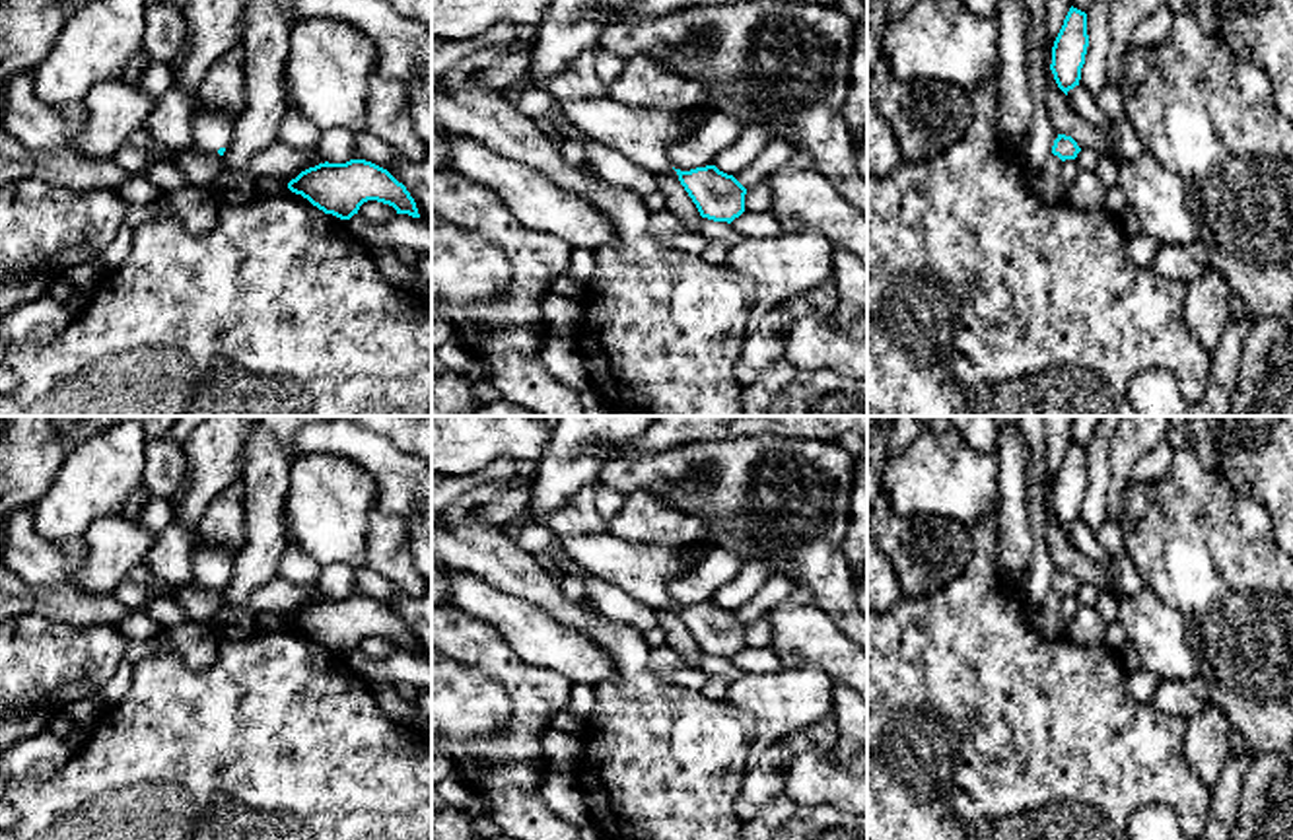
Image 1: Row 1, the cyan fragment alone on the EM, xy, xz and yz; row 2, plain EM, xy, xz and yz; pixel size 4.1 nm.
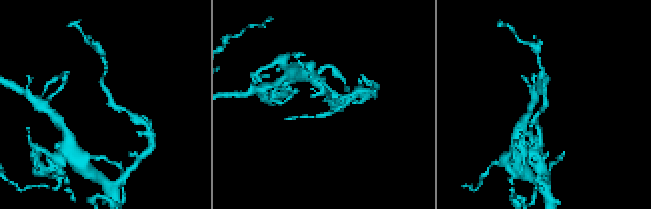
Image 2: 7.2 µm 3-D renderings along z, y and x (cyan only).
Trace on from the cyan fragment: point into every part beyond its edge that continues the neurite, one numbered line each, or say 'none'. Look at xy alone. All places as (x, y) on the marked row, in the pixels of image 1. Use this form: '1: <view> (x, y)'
1: xy (212, 129)

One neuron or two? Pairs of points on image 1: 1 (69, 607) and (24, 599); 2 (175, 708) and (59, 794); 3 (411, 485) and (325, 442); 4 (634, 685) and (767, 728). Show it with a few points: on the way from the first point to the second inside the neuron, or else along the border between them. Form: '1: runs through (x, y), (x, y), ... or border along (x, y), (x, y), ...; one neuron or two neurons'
1: runs through (57, 603), (35, 601); one neuron
2: runs through (146, 737), (88, 794); one neuron
3: runs through (389, 467), (374, 452), (347, 442); one neuron
4: border along (728, 700), (743, 716), (751, 737); two neurons

